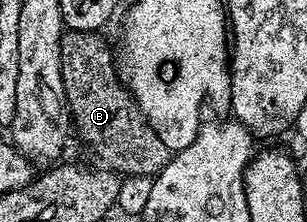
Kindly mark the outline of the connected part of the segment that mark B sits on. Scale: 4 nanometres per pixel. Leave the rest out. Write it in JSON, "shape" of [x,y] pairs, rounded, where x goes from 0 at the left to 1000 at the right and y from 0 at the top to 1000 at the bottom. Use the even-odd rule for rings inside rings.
{"shape":[[[218,135],[195,180],[199,360],[208,378],[225,545],[254,635],[261,622],[326,712],[322,730],[352,766],[417,802],[466,793],[502,806],[505,788],[528,775],[537,739],[560,712],[564,680],[498,599],[476,532],[440,532],[440,550],[427,550],[427,514],[401,514],[401,423],[388,423],[388,401],[401,378],[381,338],[381,261],[375,279],[336,162],[332,149],[306,135]]]}

